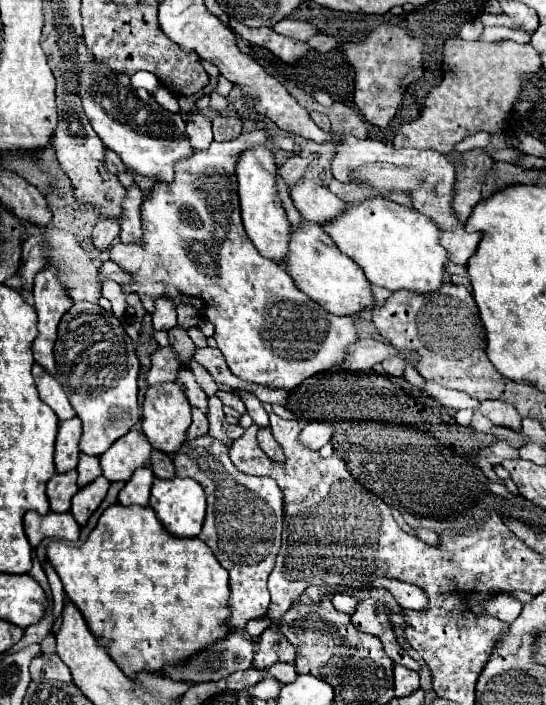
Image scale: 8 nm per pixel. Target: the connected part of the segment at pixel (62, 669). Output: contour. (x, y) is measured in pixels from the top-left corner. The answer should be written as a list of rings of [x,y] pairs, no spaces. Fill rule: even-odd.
[[[41,654],[31,662],[31,678],[33,680],[61,680],[71,682],[69,668],[57,658],[57,654]]]

